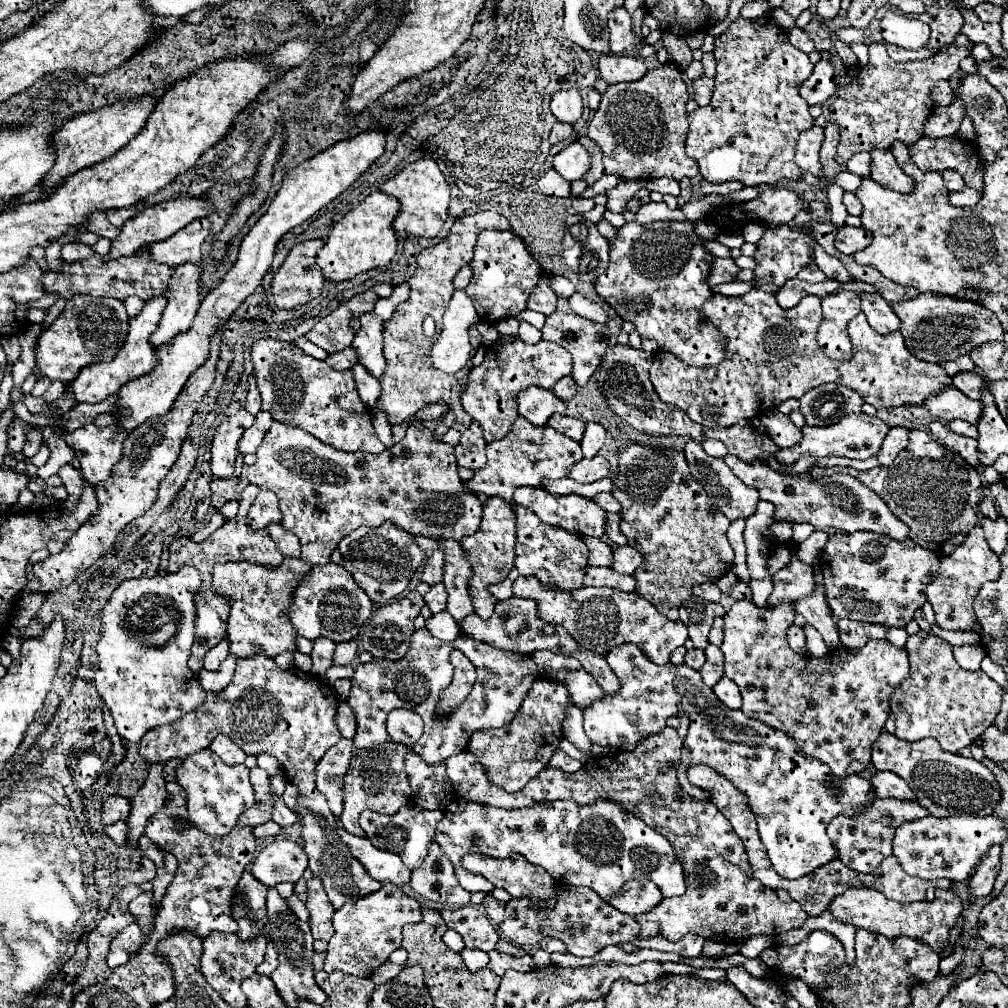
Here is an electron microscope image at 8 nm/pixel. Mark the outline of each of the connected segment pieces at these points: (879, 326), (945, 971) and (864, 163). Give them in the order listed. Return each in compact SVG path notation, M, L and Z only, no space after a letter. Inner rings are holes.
M878 292L860 296L860 298L862 298L862 312L868 316L868 322L876 332L890 334L900 328L898 316L894 316L890 304Z
M962 938L958 940L958 948L954 950L954 956L948 956L948 958L940 960L940 972L942 972L942 976L952 974L952 970L960 964L960 960L962 960Z
M858 152L858 154L854 154L854 156L848 160L848 164L846 164L846 168L848 168L852 174L858 174L860 178L870 176L870 166L872 166L870 152Z

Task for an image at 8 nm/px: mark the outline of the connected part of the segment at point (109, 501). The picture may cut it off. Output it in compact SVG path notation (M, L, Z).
M222 328L214 334L212 352L210 352L206 364L202 364L202 368L198 368L198 372L194 372L194 376L190 376L188 384L178 394L178 400L174 400L174 408L170 408L170 412L166 412L164 416L148 420L146 424L140 424L138 428L128 432L128 438L122 448L122 458L114 466L114 472L110 474L108 480L94 486L98 508L92 514L92 518L88 518L72 534L70 542L66 544L66 548L60 554L48 556L46 560L34 564L34 574L40 578L40 588L36 592L48 596L48 594L56 592L58 588L68 586L74 580L76 574L72 574L72 572L78 572L78 566L86 568L86 564L92 564L94 558L98 558L98 556L84 556L84 548L110 548L114 544L116 534L128 524L130 518L134 518L134 504L150 506L156 500L158 484L168 474L170 466L178 460L182 442L186 438L186 430L190 426L190 418L214 382L214 372L216 372L216 362L218 362L218 352L220 352L220 338L222 338Z

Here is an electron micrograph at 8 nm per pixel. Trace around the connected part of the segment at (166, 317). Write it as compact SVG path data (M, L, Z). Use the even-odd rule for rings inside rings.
M182 264L174 268L172 278L166 288L168 304L164 308L158 330L150 336L152 346L170 344L172 338L180 332L186 332L192 326L192 320L198 312L200 296L200 266Z

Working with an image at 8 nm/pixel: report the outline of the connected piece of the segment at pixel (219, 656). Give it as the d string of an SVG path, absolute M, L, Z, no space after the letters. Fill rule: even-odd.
M224 638L220 644L216 644L216 646L204 656L204 668L206 668L206 670L218 670L220 662L228 656L228 652L230 652L230 640Z

